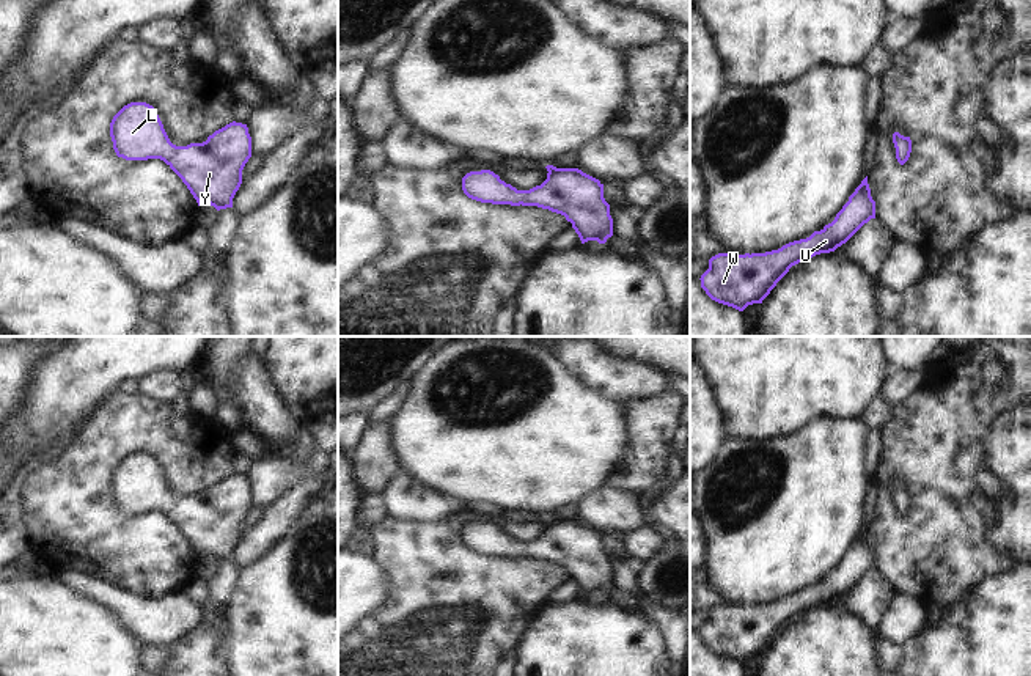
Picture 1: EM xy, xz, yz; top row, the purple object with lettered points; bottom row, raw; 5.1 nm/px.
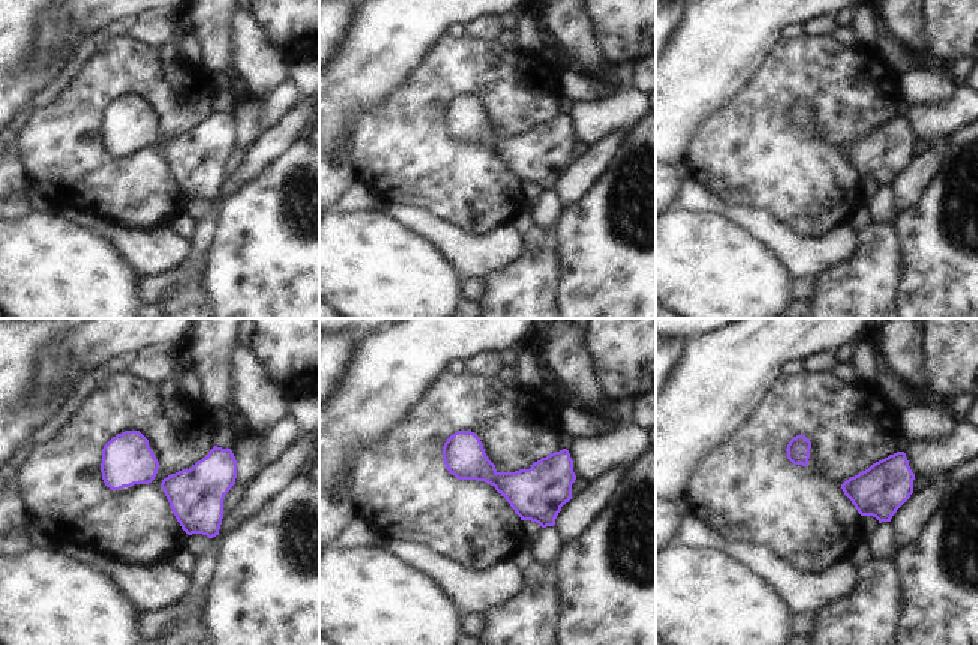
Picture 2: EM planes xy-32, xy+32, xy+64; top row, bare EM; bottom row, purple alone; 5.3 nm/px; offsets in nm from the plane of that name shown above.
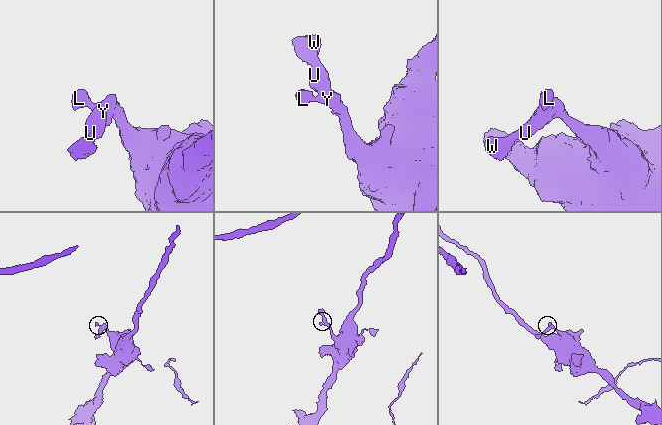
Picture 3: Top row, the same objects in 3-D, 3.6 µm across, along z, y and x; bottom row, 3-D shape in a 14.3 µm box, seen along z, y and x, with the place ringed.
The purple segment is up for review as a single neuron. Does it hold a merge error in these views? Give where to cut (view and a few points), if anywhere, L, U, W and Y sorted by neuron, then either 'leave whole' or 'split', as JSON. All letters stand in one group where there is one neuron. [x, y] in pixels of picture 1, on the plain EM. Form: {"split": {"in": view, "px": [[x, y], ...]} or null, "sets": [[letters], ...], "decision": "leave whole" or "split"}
{"split": null, "sets": [["L", "U", "W", "Y"]], "decision": "leave whole"}

